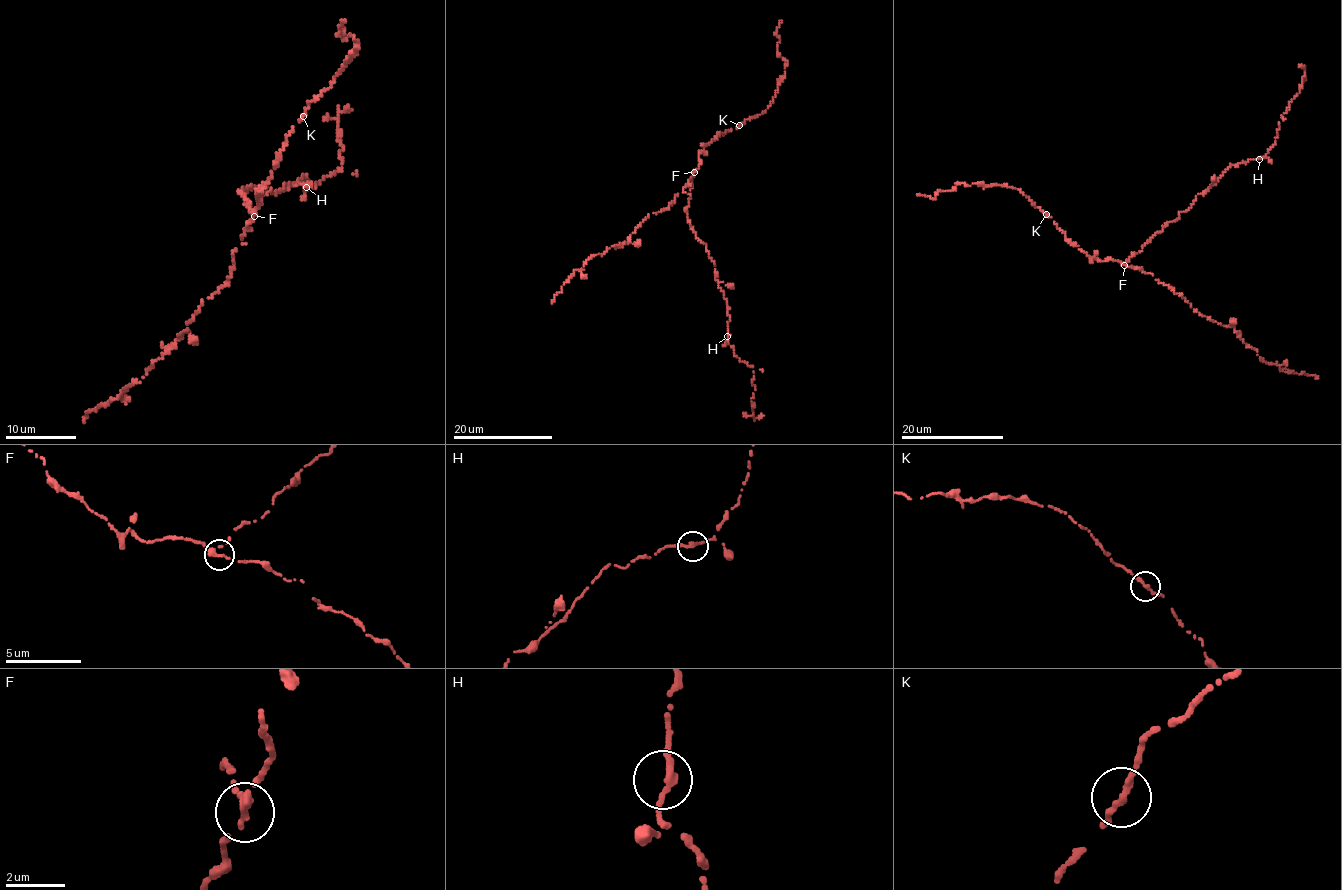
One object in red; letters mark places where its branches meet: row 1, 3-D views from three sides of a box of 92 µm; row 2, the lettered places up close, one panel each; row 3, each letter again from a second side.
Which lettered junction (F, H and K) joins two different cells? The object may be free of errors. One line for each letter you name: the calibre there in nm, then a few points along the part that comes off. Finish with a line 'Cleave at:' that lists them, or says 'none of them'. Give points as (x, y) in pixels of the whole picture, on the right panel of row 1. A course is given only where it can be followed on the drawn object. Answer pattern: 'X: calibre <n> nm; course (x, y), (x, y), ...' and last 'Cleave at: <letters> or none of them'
Cleave at: none of them

